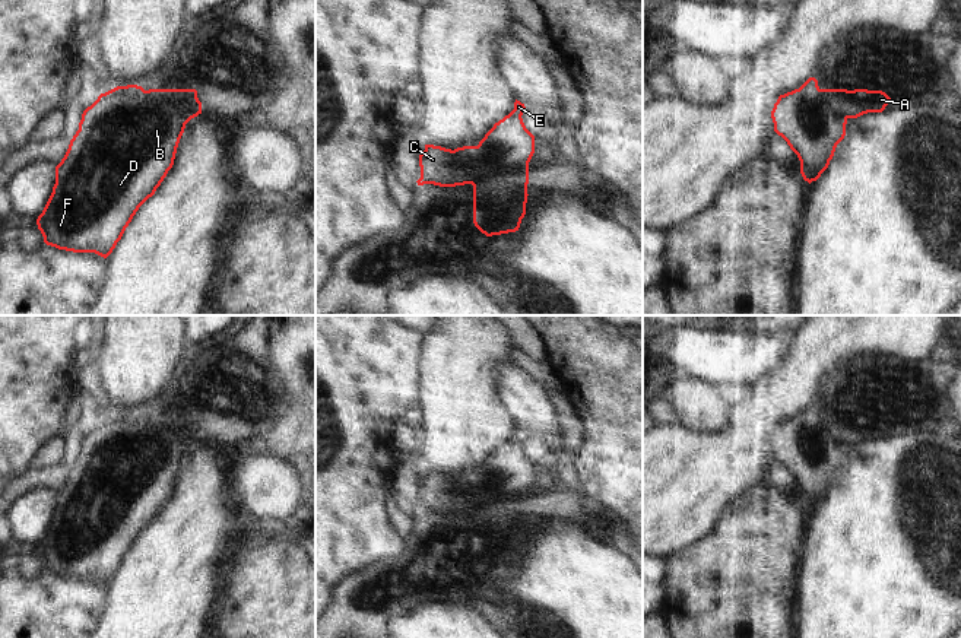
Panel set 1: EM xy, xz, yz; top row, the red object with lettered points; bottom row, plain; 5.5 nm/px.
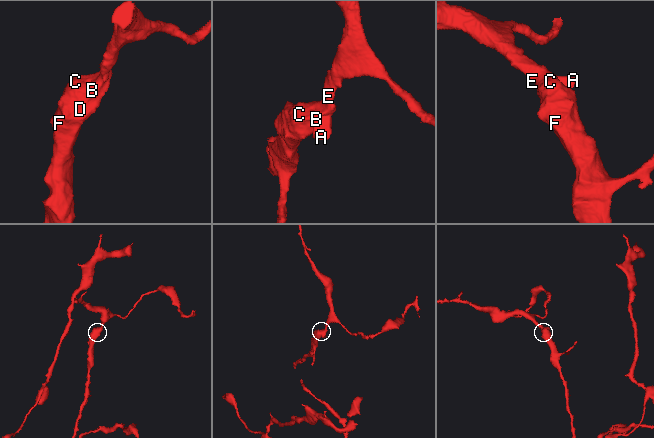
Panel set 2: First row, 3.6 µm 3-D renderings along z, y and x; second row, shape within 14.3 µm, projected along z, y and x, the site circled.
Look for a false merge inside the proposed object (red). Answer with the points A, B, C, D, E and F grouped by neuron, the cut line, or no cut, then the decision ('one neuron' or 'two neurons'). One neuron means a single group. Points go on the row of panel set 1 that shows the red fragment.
groups A B C D E F; cut none; one neuron

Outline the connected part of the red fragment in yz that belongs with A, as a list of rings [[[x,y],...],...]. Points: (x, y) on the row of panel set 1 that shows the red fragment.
[[[809,77],[799,89],[778,96],[771,118],[774,131],[797,155],[800,174],[811,184],[828,168],[846,136],[847,120],[882,112],[889,101],[882,91],[821,89]]]

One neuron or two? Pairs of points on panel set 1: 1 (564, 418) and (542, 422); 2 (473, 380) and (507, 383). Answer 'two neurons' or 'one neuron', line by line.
1: two neurons
2: two neurons

